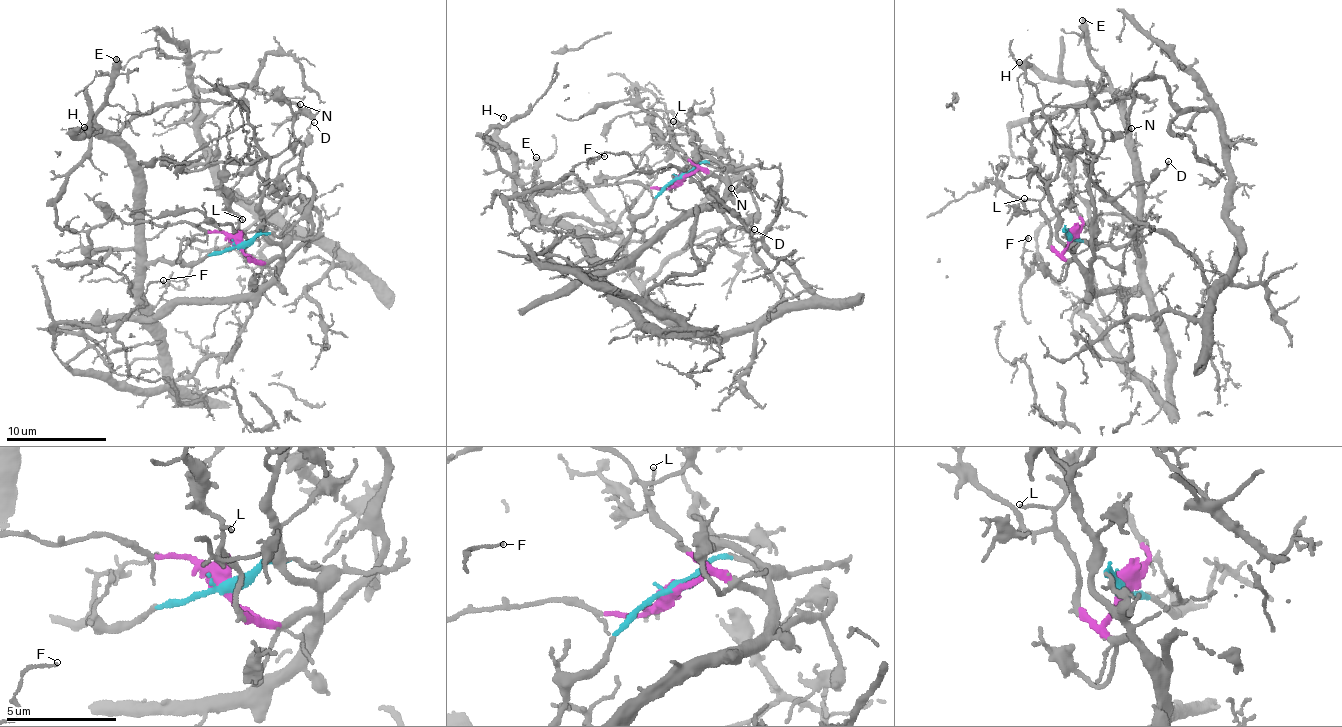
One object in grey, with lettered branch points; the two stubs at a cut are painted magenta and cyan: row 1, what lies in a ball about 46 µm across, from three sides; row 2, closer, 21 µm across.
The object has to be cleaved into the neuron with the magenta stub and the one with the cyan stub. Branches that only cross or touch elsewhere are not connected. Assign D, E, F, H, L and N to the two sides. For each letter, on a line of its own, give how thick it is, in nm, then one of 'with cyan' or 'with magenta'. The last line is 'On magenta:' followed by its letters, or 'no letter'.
D: 110 nm | with magenta
E: 480 nm | with cyan
F: 110 nm | with cyan
H: 90 nm | with cyan
L: 120 nm | with magenta
N: 160 nm | with magenta
On magenta: D, L, N

